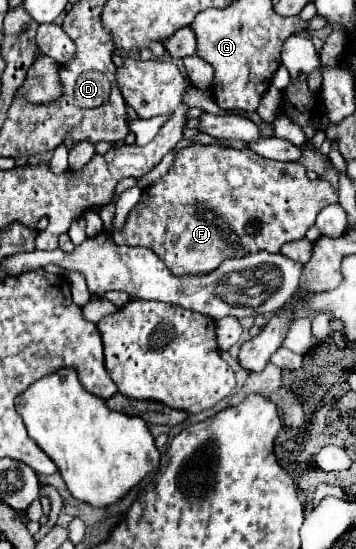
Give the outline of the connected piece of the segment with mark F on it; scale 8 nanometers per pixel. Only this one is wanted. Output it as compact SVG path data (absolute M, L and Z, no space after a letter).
M191 144L187 148L181 148L179 154L175 154L175 162L173 166L167 170L165 176L159 178L159 182L153 182L149 188L143 190L141 194L141 200L133 206L133 210L129 212L127 220L125 220L125 226L113 234L113 240L117 244L123 244L123 246L145 246L149 250L153 250L163 262L165 266L171 270L171 274L175 276L203 276L203 274L209 274L211 270L219 268L223 260L227 258L243 258L247 254L253 254L257 250L267 250L267 252L279 252L283 244L287 242L293 242L293 240L301 240L307 232L307 228L311 228L315 224L315 218L317 214L329 206L329 204L335 204L339 202L339 194L335 192L335 188L319 178L319 180L309 180L307 174L305 174L305 168L299 164L299 162L275 162L275 160L269 160L269 158L263 158L263 156L257 156L255 152L251 150L237 150L237 148L223 148L223 146L203 146L203 144Z

